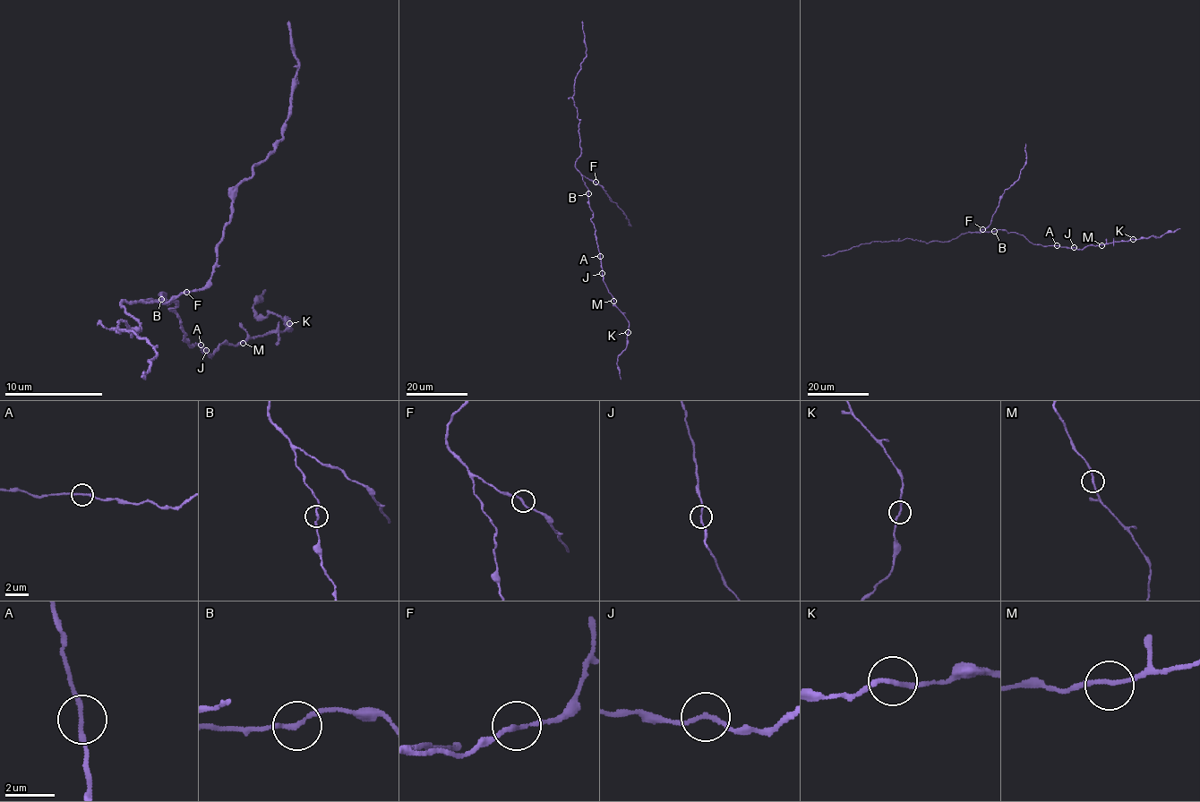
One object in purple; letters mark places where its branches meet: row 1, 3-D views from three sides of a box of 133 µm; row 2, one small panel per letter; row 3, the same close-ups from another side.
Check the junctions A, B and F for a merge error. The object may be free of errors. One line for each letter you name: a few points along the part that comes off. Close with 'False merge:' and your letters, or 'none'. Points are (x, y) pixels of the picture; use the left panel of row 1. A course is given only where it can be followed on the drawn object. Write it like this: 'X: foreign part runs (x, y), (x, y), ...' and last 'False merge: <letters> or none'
A: foreign part runs (201, 345), (210, 355), (223, 343), (237, 345), (292, 328), (267, 313), (255, 319), (252, 306), (264, 289)
False merge: A

